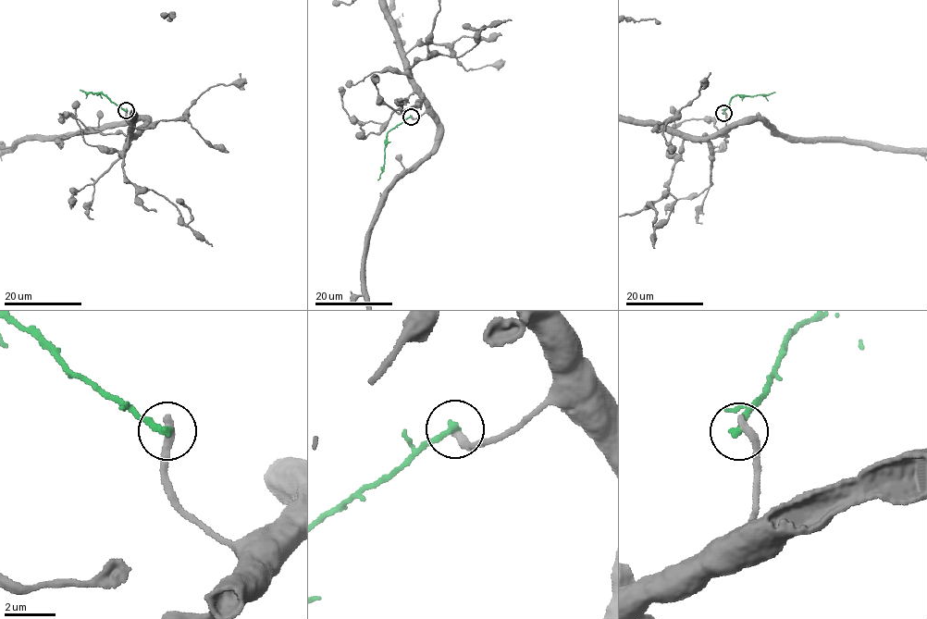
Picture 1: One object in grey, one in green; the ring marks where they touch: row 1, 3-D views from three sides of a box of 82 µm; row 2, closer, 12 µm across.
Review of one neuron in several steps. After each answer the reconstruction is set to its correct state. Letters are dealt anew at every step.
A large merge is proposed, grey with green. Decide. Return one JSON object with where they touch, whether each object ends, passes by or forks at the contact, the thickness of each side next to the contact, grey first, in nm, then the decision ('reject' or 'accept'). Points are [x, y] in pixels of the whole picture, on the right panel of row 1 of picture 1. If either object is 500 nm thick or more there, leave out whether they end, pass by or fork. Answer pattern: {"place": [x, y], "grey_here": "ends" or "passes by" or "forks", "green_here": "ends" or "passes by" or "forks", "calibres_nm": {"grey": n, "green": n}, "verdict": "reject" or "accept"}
{"place": [723, 113], "grey_here": "ends", "green_here": "ends", "calibres_nm": {"grey": 400, "green": 280}, "verdict": "reject"}

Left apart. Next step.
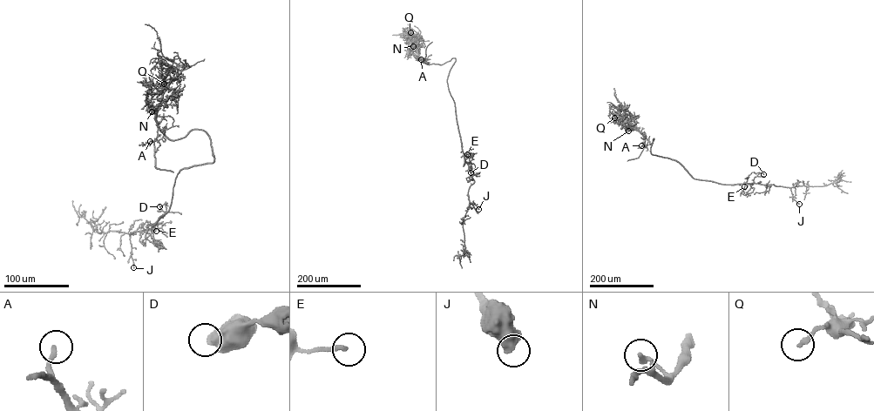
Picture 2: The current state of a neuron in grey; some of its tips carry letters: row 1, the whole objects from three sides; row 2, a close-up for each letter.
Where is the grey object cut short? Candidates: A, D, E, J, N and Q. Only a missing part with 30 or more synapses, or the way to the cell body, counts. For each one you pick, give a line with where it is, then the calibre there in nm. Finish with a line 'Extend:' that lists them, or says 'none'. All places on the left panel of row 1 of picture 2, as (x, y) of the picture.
Extend: none

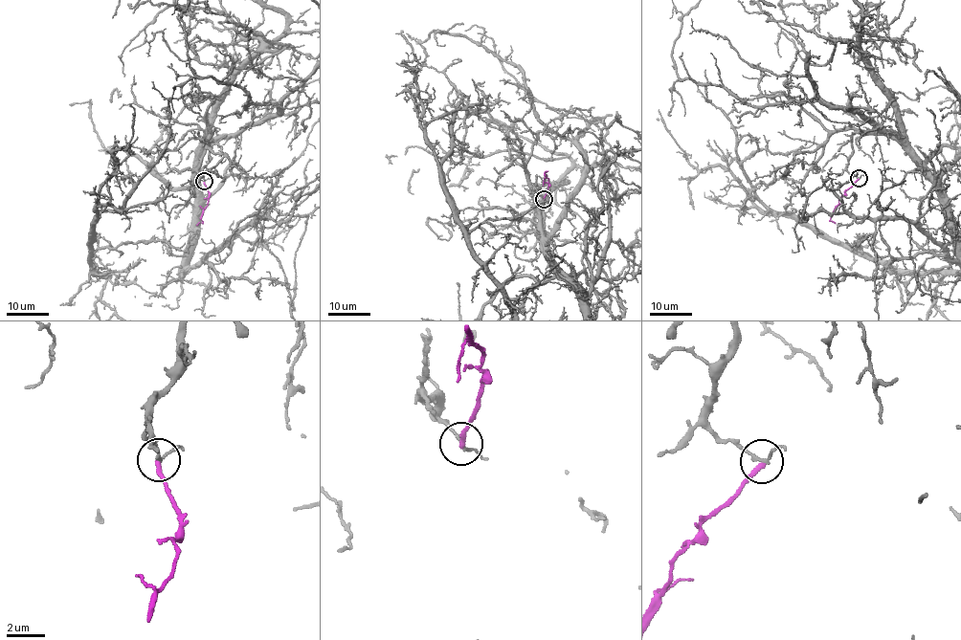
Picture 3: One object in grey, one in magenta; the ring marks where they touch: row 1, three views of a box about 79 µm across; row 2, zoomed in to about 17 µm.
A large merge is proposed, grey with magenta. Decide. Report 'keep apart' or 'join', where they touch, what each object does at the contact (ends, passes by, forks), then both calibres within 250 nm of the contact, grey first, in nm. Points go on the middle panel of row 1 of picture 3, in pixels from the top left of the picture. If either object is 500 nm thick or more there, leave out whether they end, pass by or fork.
keep apart; place (544, 199); grey passes by; magenta ends; calibres 140 and 260 nm

